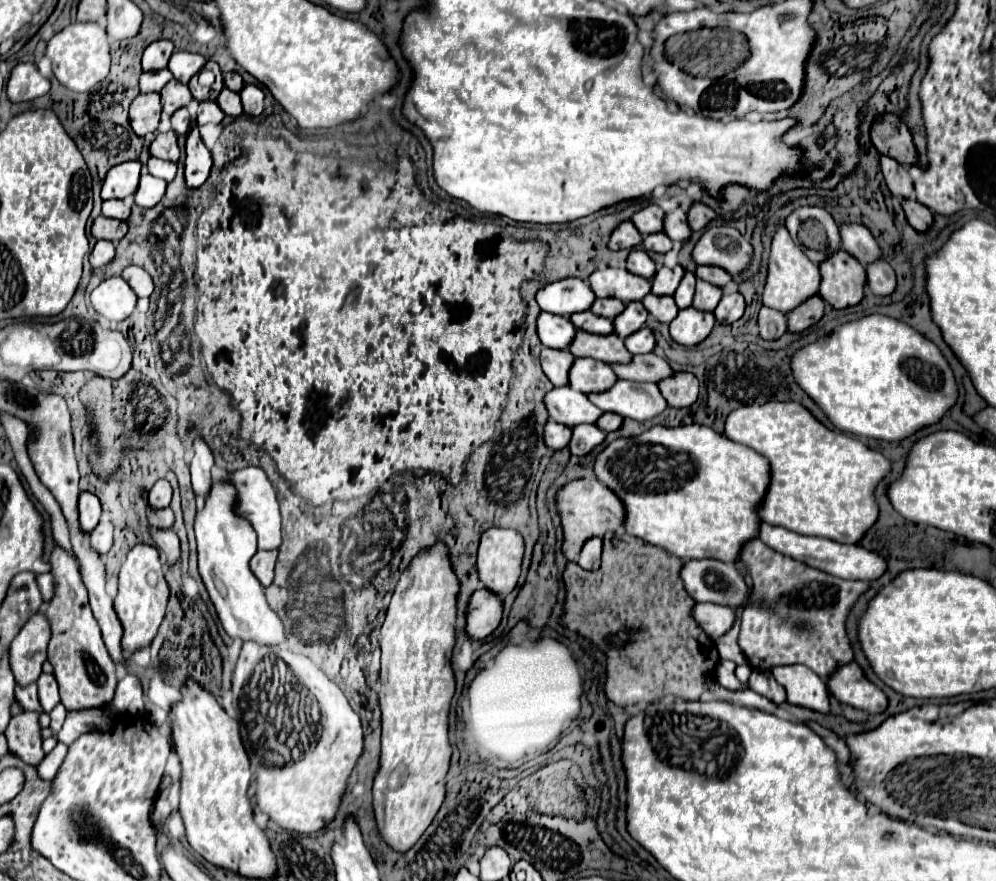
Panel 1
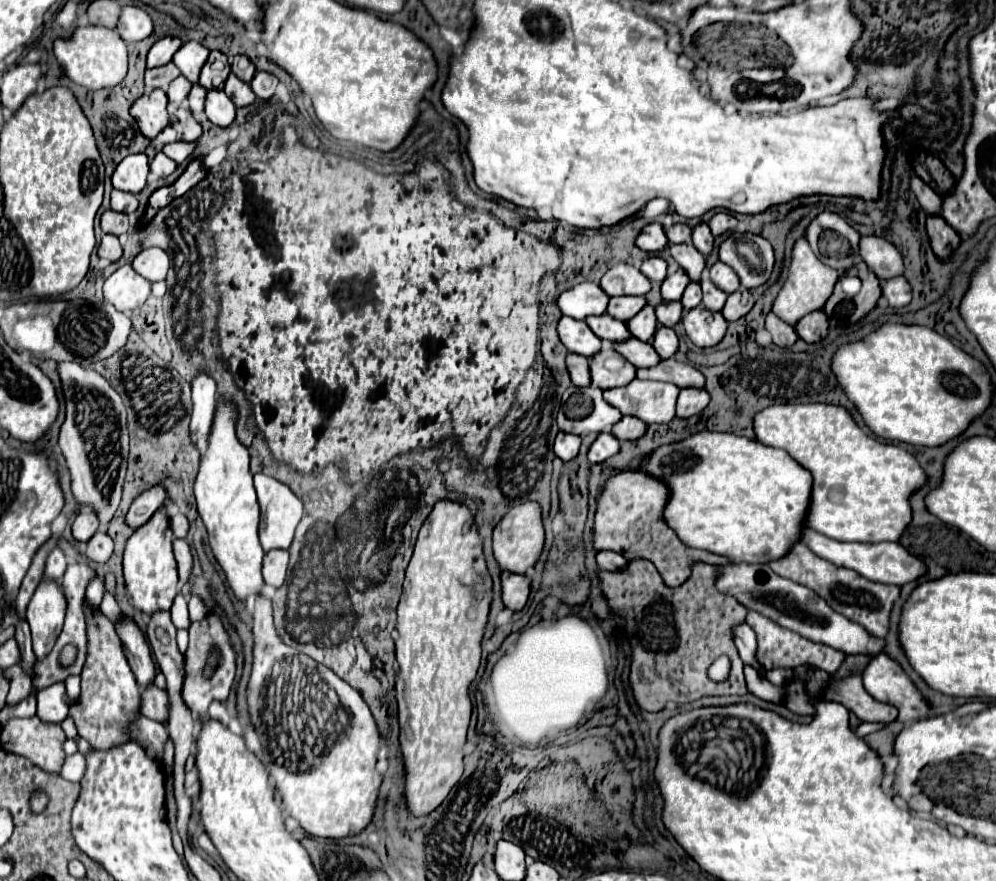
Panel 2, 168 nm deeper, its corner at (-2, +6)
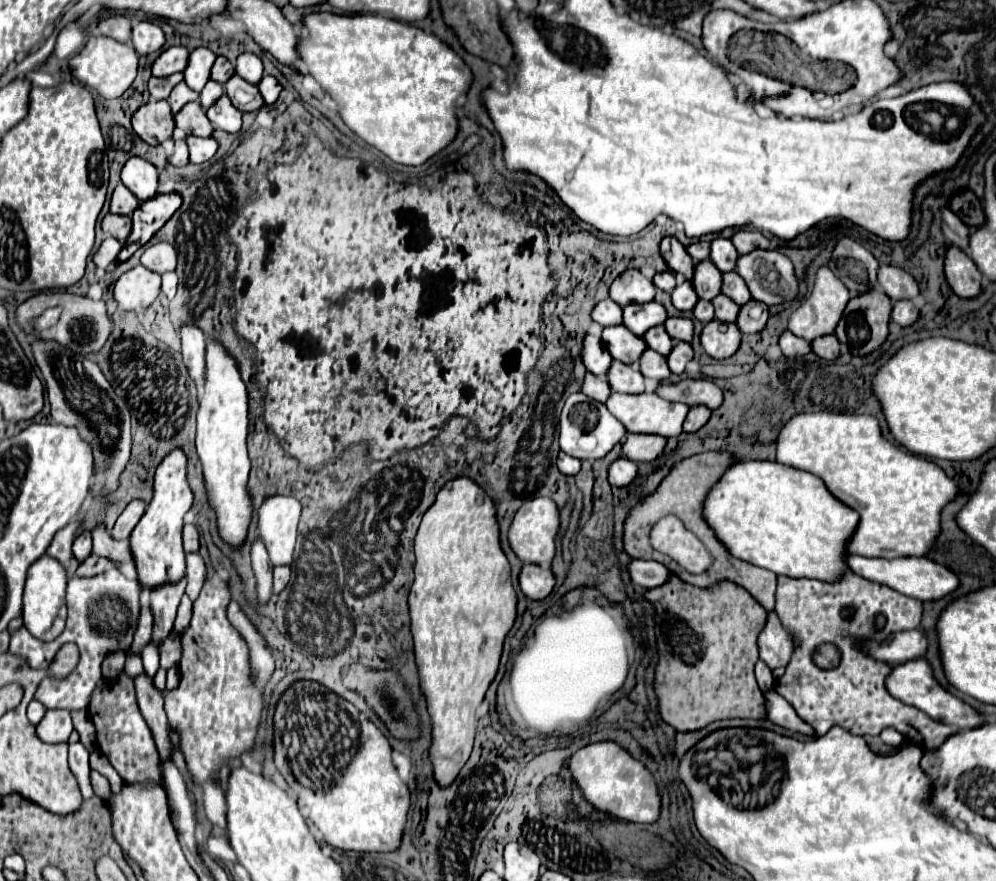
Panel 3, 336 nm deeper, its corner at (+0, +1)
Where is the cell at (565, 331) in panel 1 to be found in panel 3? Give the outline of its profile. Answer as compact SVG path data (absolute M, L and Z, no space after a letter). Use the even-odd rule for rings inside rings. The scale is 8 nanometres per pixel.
M588 333L584 335L584 347L580 349L580 359L584 359L584 367L594 375L604 375L612 363L600 335Z

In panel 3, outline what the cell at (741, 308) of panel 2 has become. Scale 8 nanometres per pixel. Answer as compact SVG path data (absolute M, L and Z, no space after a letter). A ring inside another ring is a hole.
M744 303L740 307L740 315L736 317L736 325L740 327L742 333L758 333L764 329L766 325L766 317L768 317L768 311L766 311L766 305L762 305L762 315L758 319L750 317L750 309L752 309L752 303Z

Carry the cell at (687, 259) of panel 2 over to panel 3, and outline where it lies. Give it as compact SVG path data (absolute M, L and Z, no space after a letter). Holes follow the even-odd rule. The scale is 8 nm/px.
M706 259L704 263L696 263L694 267L694 277L692 277L692 285L696 289L696 295L700 299L714 299L720 293L720 271L714 267L714 263L710 259Z

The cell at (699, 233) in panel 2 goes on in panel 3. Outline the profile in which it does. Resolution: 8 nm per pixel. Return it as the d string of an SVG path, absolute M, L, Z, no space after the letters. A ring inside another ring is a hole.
M716 237L716 239L710 241L710 261L712 261L722 273L734 269L736 257L738 257L738 251L734 249L734 245L732 245L728 239Z

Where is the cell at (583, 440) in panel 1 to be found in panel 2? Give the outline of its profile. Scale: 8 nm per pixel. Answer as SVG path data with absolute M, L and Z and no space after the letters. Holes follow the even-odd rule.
M600 434L600 436L596 438L596 442L590 446L588 460L590 460L590 464L602 464L602 462L606 462L608 458L616 456L618 452L620 452L618 440L616 440L612 434Z

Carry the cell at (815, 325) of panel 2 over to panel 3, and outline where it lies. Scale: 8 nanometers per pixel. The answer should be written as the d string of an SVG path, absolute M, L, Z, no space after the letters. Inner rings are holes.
M822 335L820 339L814 339L812 341L812 351L822 359L836 359L838 353L840 353L836 335Z

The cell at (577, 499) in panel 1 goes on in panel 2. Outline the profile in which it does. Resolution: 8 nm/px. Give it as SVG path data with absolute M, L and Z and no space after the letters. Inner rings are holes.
M620 472L612 476L598 500L596 526L594 526L594 548L596 550L614 550L622 556L636 560L646 558L656 564L664 582L672 588L680 586L690 578L690 570L696 562L706 562L714 566L728 566L730 560L706 550L692 550L686 546L674 530L664 522L664 508L670 500L670 488L666 482L646 474L646 472ZM688 552L688 564L686 564Z

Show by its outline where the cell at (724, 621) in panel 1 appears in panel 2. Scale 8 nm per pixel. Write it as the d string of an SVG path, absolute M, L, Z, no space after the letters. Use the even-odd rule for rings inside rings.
M742 624L738 626L736 632L736 646L738 646L738 652L740 652L740 658L744 664L756 668L756 670L762 670L760 674L764 674L764 668L762 664L756 660L756 650L758 650L758 642L756 642L756 632L748 626L748 624Z

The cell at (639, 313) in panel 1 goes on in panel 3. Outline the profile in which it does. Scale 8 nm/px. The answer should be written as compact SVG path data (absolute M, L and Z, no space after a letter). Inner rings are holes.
M660 325L660 327L650 327L650 329L644 333L644 341L648 343L650 349L658 351L660 355L668 355L670 349L672 349L672 339L670 339L670 335L666 333L664 325Z

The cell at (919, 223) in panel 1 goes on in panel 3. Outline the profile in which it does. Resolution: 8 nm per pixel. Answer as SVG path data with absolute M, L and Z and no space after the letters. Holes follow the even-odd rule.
M954 245L946 247L944 275L958 297L976 297L980 293L980 271L974 261Z

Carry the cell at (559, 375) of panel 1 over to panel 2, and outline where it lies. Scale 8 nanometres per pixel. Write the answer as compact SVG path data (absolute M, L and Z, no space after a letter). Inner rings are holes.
M570 354L570 358L566 358L568 370L570 370L570 378L574 386L588 386L590 384L590 366L588 360L578 356L578 354Z

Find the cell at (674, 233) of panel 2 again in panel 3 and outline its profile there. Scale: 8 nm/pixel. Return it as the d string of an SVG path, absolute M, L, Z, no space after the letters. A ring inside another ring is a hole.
M696 239L694 243L686 245L686 251L688 251L688 255L692 255L692 259L698 263L698 261L708 259L708 253L710 253L710 243L708 243L706 239Z

